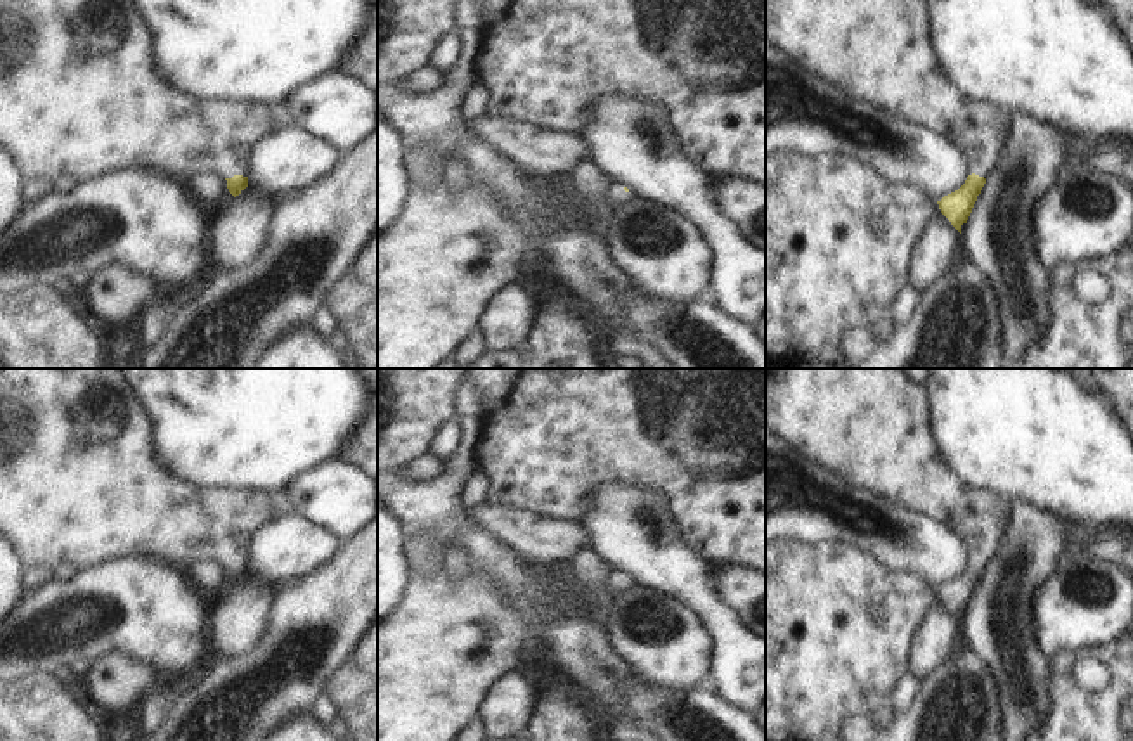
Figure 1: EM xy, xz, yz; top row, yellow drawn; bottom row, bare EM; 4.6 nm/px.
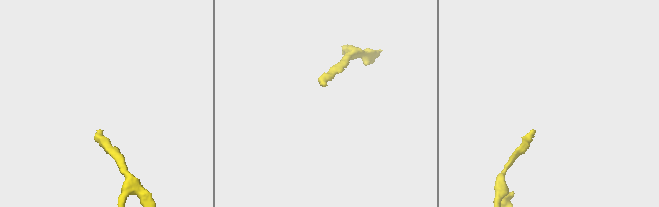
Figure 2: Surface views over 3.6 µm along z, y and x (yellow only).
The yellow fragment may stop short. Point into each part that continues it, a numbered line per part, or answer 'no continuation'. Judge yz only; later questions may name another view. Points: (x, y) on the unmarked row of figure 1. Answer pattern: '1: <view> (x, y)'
1: yz (872, 426)

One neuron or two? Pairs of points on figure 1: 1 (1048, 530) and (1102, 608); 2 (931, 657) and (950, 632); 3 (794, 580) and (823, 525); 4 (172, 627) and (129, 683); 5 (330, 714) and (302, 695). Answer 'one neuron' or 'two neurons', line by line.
1: two neurons
2: one neuron
3: two neurons
4: two neurons
5: two neurons

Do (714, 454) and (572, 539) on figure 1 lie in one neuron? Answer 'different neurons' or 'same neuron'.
different neurons

